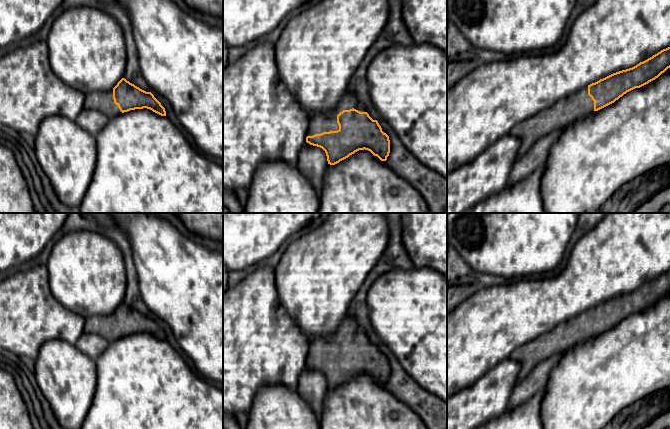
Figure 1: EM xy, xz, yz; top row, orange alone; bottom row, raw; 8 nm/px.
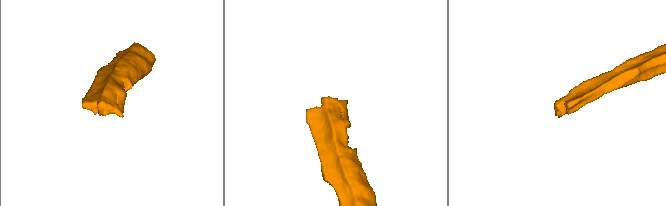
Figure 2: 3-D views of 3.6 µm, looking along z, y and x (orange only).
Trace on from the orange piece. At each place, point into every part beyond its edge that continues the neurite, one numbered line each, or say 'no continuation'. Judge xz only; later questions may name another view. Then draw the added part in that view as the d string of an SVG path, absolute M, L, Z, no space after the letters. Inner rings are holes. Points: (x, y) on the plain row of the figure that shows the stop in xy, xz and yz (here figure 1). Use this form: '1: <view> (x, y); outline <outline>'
1: xz (319, 347); outline M348 314L333 336L316 338L310 342L307 360L339 354L337 339L343 334L350 334L352 332L360 336L366 336L365 331L359 326L357 319Z

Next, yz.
1: yz (569, 333); outline M585 310L574 318L561 322L551 331L519 346L509 357L521 364L517 384L540 362L593 336L594 325L588 319L588 310Z

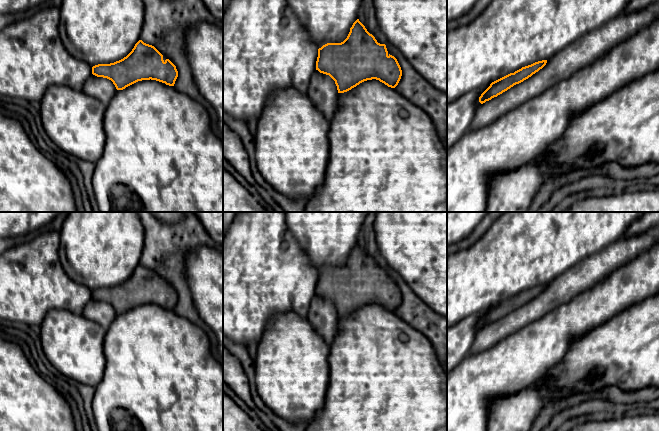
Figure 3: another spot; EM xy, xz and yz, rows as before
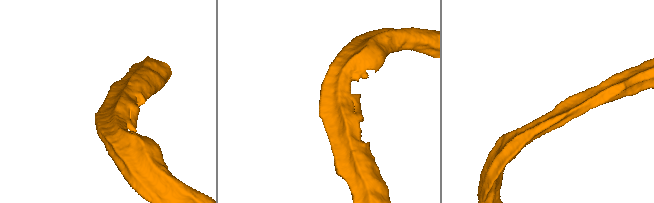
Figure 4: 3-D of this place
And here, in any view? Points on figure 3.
no continuation

